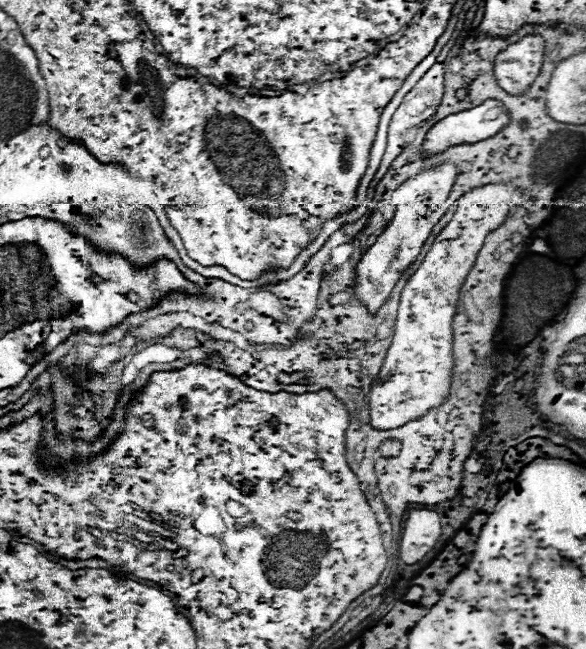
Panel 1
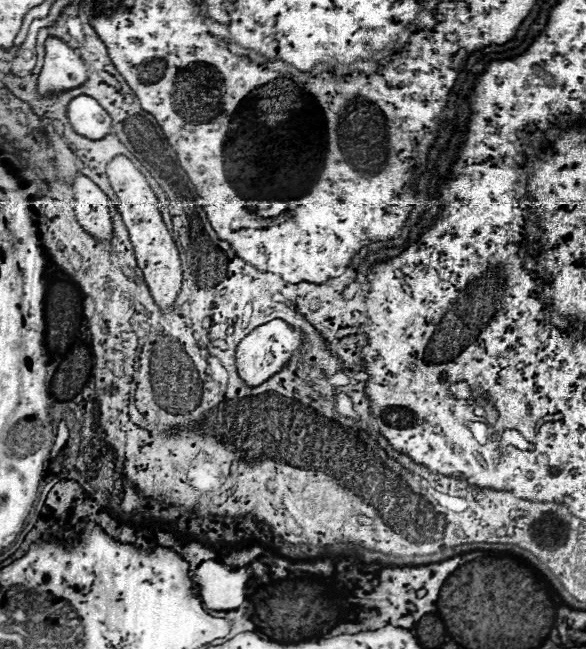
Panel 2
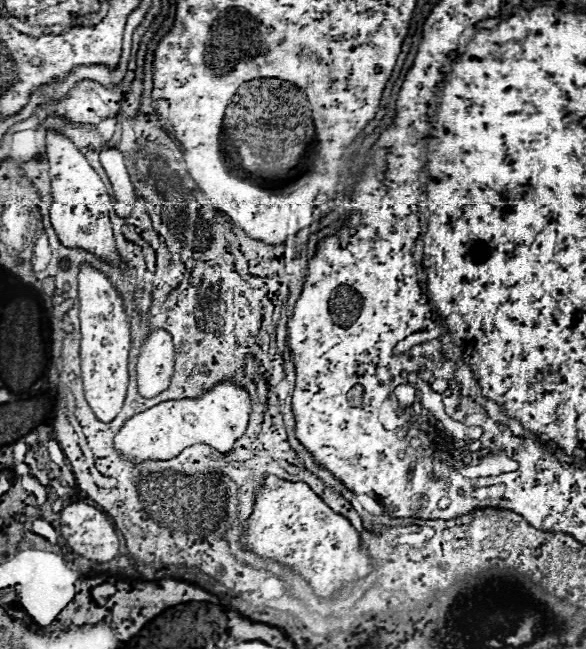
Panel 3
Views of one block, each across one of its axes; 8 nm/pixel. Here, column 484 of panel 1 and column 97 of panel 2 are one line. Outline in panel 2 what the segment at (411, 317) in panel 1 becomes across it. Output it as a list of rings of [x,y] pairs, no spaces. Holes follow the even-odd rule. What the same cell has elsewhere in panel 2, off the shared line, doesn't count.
[[[82,174],[74,176],[72,192],[74,192],[76,218],[82,224],[82,228],[100,240],[112,238],[108,196],[90,178]]]

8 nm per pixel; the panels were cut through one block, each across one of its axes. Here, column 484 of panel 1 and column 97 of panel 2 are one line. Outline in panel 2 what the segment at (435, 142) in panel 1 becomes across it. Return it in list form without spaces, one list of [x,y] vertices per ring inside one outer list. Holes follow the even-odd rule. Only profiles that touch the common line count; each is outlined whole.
[[[78,96],[76,100],[70,100],[66,114],[74,132],[84,138],[98,140],[112,132],[112,118],[98,104],[98,100],[90,96]]]

